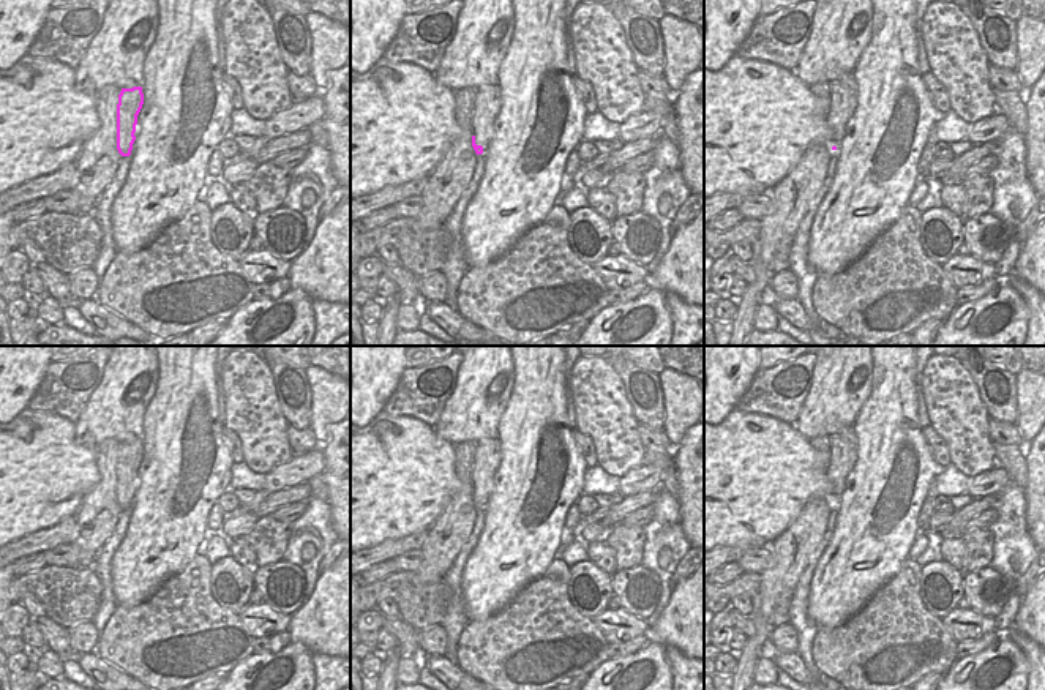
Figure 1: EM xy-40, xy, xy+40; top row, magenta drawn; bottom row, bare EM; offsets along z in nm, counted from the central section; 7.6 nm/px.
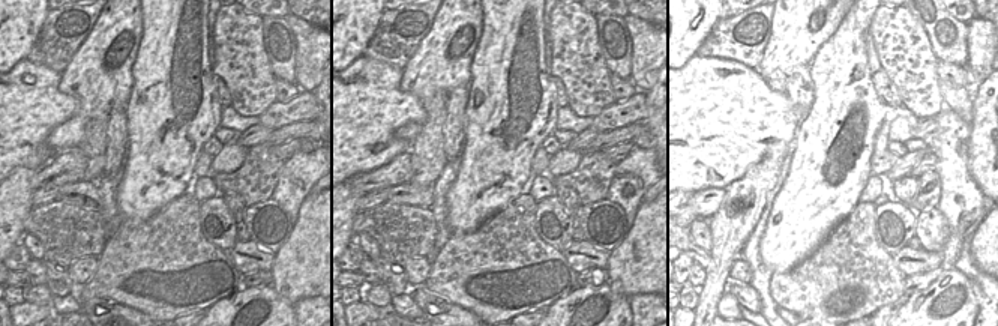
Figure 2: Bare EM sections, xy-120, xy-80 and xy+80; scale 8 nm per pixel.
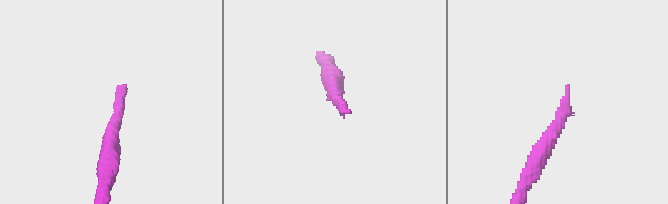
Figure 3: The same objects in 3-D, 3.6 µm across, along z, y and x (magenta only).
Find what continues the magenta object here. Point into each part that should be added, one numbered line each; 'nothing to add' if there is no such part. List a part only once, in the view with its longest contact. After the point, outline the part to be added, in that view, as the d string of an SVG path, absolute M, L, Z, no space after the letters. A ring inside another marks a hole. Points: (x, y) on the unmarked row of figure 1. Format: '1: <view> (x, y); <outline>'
1: xy (486, 460); M478 439L475 442L475 458L472 461L472 486L475 497L486 505L494 488L494 474L500 464L499 439Z

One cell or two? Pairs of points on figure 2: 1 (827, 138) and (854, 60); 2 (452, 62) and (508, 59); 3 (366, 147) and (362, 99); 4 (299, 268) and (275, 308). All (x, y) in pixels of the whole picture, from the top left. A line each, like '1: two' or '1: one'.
1: one
2: two
3: one
4: two

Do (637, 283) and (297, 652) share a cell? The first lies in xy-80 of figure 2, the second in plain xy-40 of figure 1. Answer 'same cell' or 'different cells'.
different cells

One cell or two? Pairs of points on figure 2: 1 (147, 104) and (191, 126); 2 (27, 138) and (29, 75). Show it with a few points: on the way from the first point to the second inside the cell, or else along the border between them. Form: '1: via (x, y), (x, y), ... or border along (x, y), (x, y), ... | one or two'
1: via (158, 120), (158, 138), (161, 143), (174, 131) | one
2: via (27, 123), (29, 90) | one

